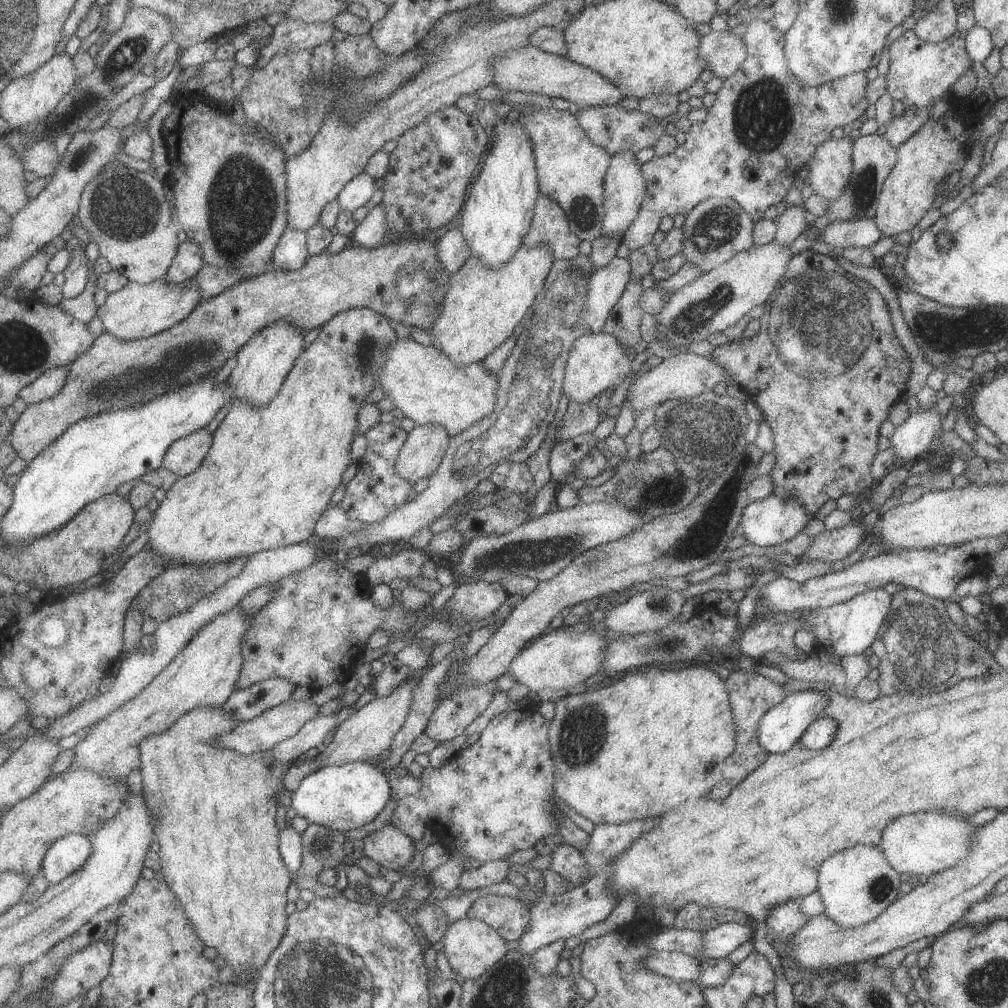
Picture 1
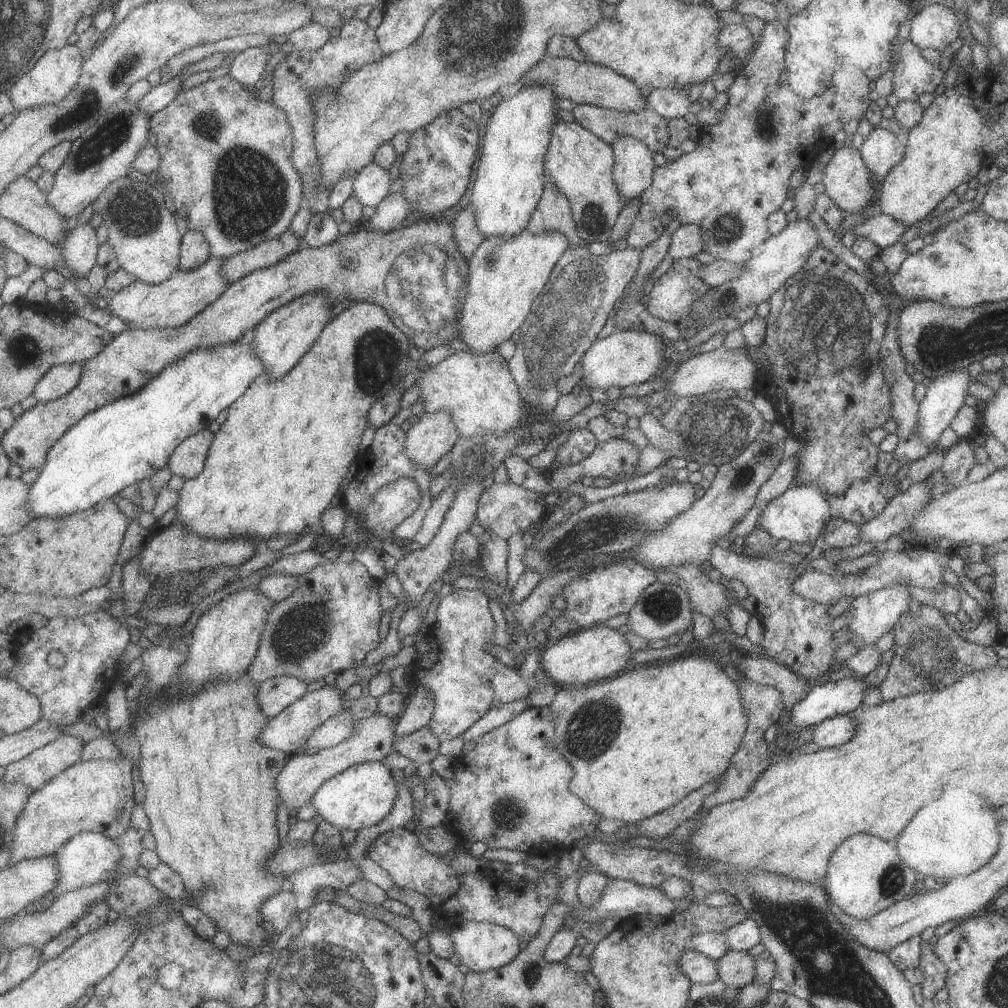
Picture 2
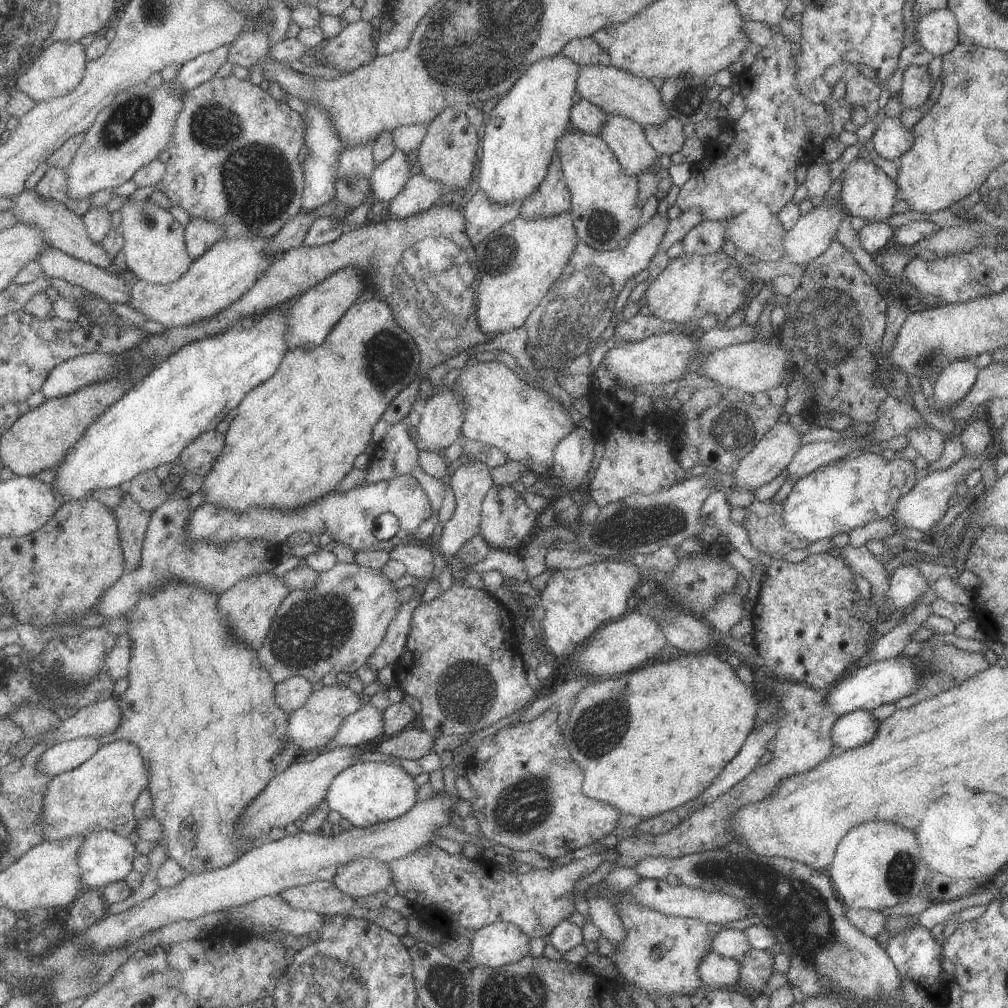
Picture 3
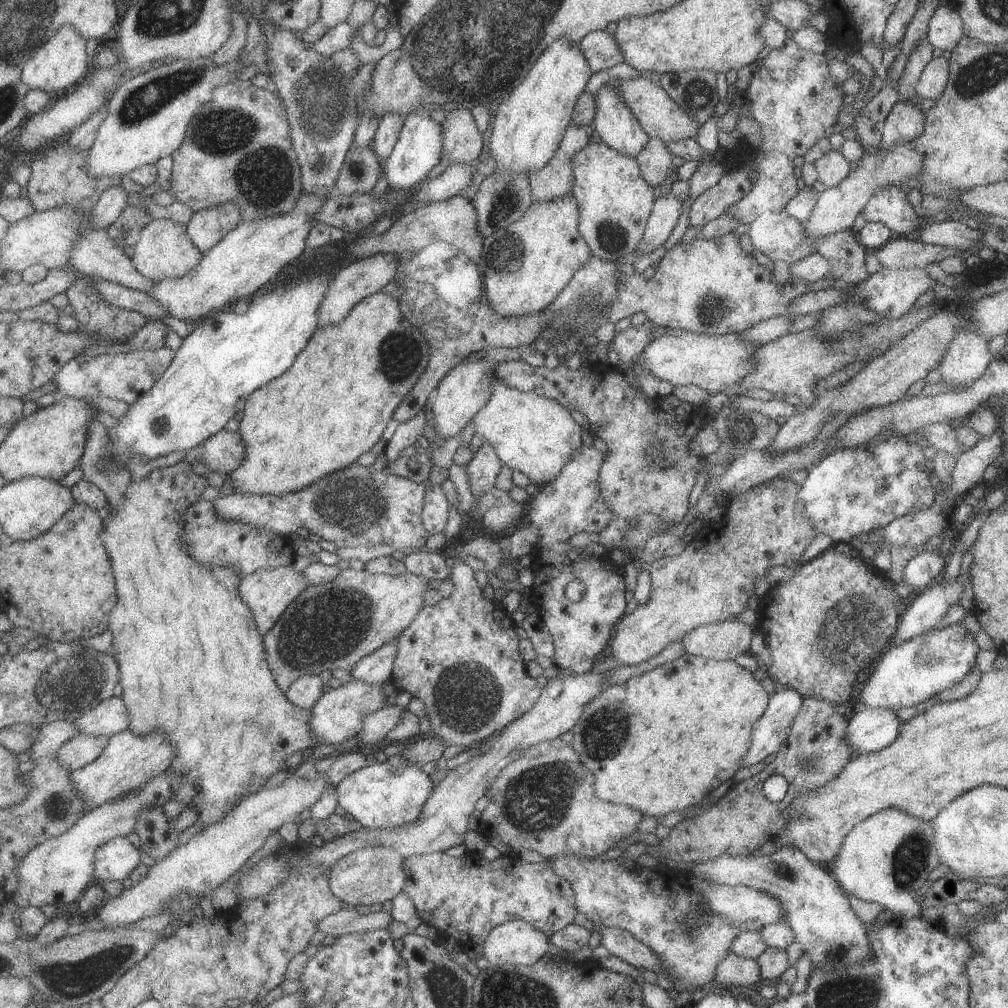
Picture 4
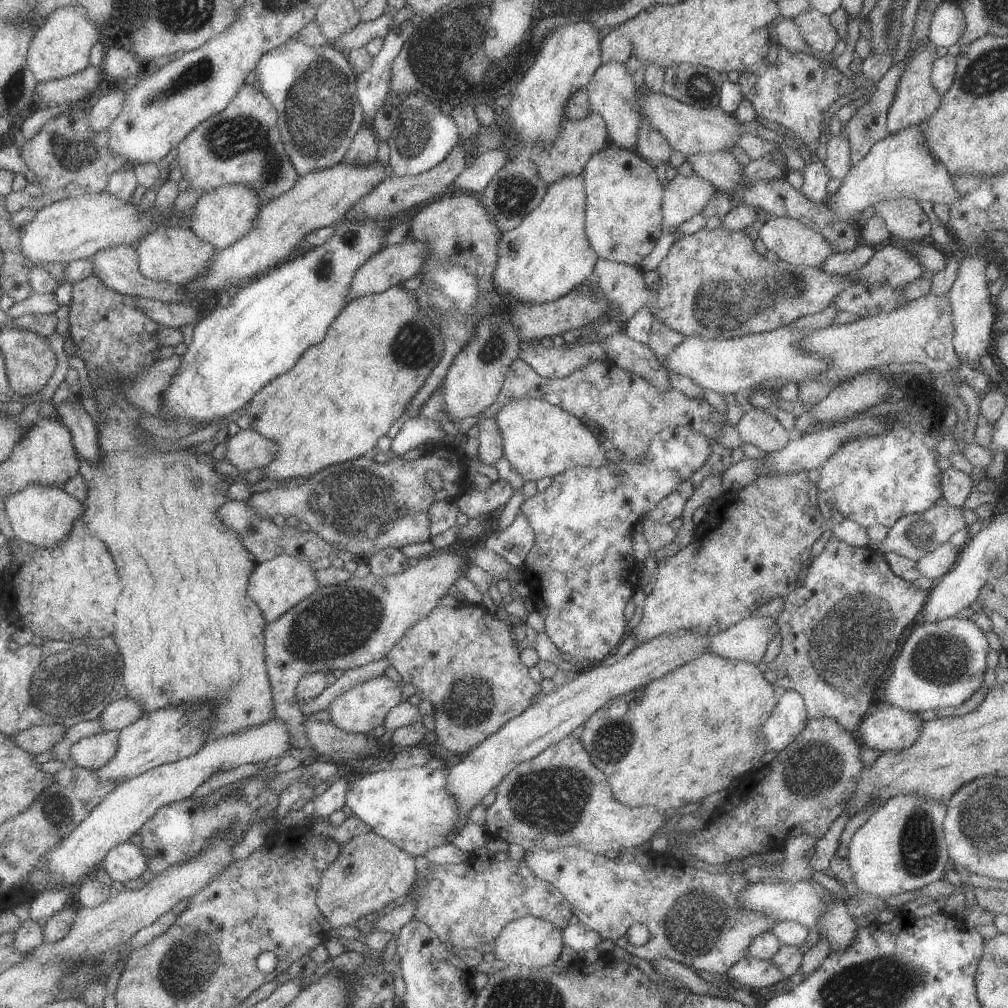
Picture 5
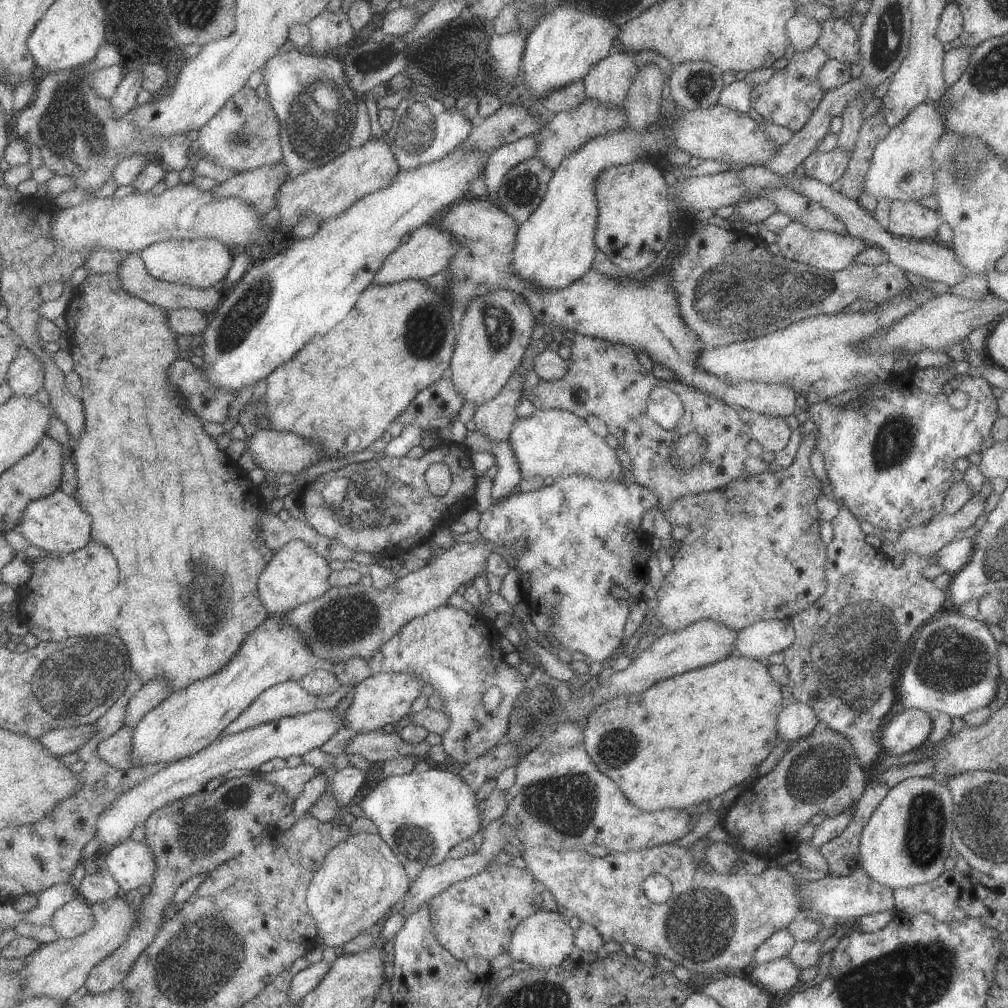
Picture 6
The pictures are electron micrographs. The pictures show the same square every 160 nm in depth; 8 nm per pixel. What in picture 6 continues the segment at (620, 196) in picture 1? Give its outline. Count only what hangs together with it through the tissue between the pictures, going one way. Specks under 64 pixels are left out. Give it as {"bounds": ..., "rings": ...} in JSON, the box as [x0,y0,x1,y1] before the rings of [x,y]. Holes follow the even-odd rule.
{"bounds":[584,49,639,107],"rings":[[[614,49],[606,58],[597,62],[584,76],[585,91],[587,98],[599,100],[601,103],[609,104],[612,107],[622,107],[632,82],[638,74],[639,68],[634,63],[632,52],[624,52]]]}

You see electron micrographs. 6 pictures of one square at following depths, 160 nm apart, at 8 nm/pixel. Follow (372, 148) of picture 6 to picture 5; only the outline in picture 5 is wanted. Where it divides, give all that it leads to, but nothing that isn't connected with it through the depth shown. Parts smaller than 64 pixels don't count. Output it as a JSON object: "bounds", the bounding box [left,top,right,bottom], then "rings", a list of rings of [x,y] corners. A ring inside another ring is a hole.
{"bounds":[186,160,394,302],"rings":[[[344,160],[324,170],[299,176],[296,184],[288,192],[262,206],[252,230],[246,236],[233,245],[217,249],[209,261],[208,272],[192,281],[186,288],[195,294],[197,302],[201,302],[205,289],[219,293],[231,292],[249,280],[258,278],[284,262],[310,231],[334,226],[344,220],[364,195],[370,194],[377,184],[390,175],[394,175],[390,166],[384,166],[380,161],[365,167]]]}

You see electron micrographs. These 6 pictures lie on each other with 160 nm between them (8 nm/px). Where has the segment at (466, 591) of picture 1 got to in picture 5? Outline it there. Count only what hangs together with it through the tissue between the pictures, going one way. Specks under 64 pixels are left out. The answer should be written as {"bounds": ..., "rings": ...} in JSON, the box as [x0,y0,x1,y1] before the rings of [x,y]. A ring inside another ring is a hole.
{"bounds":[387,603,540,756],"rings":[[[460,603],[456,607],[449,607],[445,605],[438,605],[433,611],[428,613],[428,616],[419,620],[416,624],[413,624],[402,637],[402,640],[392,648],[388,653],[387,661],[390,665],[394,666],[398,671],[398,674],[402,676],[403,683],[410,682],[417,688],[417,693],[420,698],[428,699],[434,706],[434,718],[435,718],[435,733],[437,741],[442,743],[444,748],[447,748],[450,752],[456,753],[459,756],[463,756],[469,753],[472,749],[482,744],[483,740],[486,740],[492,733],[498,732],[509,720],[512,720],[515,716],[522,714],[531,704],[533,696],[539,691],[540,685],[537,684],[532,677],[528,667],[520,661],[520,649],[522,644],[518,643],[514,636],[510,633],[511,625],[505,624],[502,620],[498,620],[495,614],[491,614],[484,604],[469,604]]]}

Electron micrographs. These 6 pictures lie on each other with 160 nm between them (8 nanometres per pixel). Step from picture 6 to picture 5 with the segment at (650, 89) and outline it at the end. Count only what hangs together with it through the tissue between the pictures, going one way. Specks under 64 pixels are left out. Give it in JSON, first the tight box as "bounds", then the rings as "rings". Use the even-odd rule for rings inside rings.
{"bounds":[634,118,673,167],"rings":[[[642,118],[634,150],[644,160],[656,167],[658,164],[669,164],[673,148],[665,139],[665,136],[648,122],[648,119]]]}

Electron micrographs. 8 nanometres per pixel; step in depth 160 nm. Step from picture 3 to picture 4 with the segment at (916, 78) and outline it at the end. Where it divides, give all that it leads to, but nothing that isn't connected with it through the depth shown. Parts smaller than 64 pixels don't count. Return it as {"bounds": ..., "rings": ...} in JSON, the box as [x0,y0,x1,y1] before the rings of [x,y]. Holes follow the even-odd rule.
{"bounds":[916,57,949,100],"rings":[[[934,57],[925,67],[918,85],[916,94],[921,98],[936,100],[945,89],[949,79],[949,60],[945,57]]]}

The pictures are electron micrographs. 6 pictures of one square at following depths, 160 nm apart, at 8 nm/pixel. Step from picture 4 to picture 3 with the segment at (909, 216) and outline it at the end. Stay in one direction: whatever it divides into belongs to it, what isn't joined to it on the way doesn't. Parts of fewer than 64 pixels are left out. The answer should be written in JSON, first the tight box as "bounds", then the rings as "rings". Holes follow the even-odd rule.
{"bounds":[840,156,900,222],"rings":[[[858,156],[850,162],[842,172],[843,187],[840,198],[845,204],[847,212],[853,216],[860,216],[868,222],[883,222],[886,218],[893,215],[892,208],[899,199],[900,191],[898,190],[895,180],[890,179],[884,171],[874,165],[872,161]]]}

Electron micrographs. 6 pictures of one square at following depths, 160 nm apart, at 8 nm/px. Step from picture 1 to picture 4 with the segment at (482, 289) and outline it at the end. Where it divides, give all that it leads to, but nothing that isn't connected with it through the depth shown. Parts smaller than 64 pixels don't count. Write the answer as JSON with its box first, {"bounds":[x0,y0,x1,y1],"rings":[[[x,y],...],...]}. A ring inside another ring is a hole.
{"bounds":[484,192,592,317],"rings":[[[570,192],[563,197],[534,203],[520,220],[484,239],[485,299],[494,312],[519,317],[542,312],[558,299],[576,271],[589,263],[592,249],[579,231],[579,208]]]}

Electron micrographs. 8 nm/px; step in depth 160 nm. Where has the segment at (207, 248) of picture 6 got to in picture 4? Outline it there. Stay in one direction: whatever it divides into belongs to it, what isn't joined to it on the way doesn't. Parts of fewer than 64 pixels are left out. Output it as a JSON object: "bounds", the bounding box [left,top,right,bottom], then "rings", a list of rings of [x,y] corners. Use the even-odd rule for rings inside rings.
{"bounds":[131,218,203,284],"rings":[[[158,218],[152,219],[142,230],[131,259],[142,276],[148,277],[157,284],[164,279],[180,278],[188,274],[203,256],[188,236],[187,224]]]}

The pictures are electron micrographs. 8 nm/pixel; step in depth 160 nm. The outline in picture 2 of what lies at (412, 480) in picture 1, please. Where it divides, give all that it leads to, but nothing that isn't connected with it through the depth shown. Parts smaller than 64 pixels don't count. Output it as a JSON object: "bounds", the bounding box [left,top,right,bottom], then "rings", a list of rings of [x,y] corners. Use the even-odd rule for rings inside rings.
{"bounds":[406,411,459,470],"rings":[[[448,411],[420,414],[420,421],[407,431],[406,454],[428,470],[453,449],[459,436]]]}

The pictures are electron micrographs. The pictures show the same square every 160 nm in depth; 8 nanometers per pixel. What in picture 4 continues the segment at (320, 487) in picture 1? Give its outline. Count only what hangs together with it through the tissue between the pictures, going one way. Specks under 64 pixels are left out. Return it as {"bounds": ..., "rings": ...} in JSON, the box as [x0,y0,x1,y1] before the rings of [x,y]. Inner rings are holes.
{"bounds":[228,290,431,496],"rings":[[[380,290],[373,295],[363,298],[352,308],[342,322],[318,327],[306,348],[296,357],[296,362],[282,376],[267,382],[248,396],[243,408],[244,416],[240,421],[238,430],[245,442],[245,459],[236,470],[230,472],[230,479],[228,481],[233,483],[236,492],[280,496],[306,488],[319,478],[356,463],[359,456],[370,451],[374,444],[382,438],[382,434],[386,430],[386,424],[393,419],[394,411],[398,408],[398,405],[418,382],[420,375],[427,369],[430,357],[431,346],[427,338],[404,318],[396,295]]]}

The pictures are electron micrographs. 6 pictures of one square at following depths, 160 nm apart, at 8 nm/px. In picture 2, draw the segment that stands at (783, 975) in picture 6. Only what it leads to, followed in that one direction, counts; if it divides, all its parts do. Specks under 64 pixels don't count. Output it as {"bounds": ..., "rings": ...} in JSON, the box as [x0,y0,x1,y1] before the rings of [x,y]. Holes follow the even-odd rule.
{"bounds":[679,949,719,984],"rings":[[[686,949],[679,960],[684,974],[694,983],[708,984],[719,980],[718,963],[701,952]]]}

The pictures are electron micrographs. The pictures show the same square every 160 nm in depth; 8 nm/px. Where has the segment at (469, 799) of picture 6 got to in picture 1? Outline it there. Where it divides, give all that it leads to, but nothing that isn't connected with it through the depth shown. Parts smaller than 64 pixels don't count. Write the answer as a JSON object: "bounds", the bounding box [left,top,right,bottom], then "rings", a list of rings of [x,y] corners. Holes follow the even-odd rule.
{"bounds":[291,761,390,833],"rings":[[[368,761],[346,762],[346,764],[334,764],[320,768],[312,772],[300,782],[300,787],[292,793],[291,806],[296,810],[297,815],[308,820],[309,824],[318,824],[331,830],[338,830],[346,833],[349,830],[361,828],[373,822],[379,815],[383,814],[383,808],[390,800],[390,784],[384,772],[377,764]]]}

